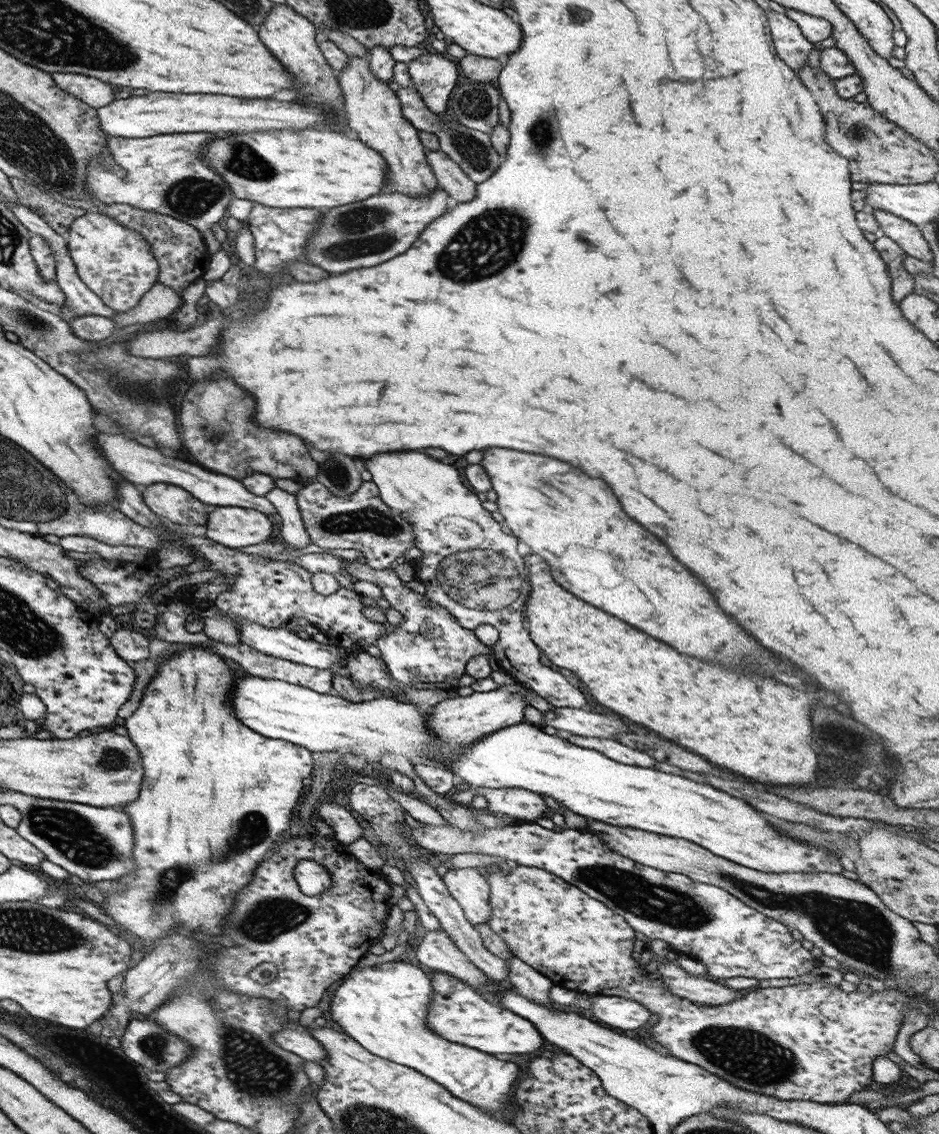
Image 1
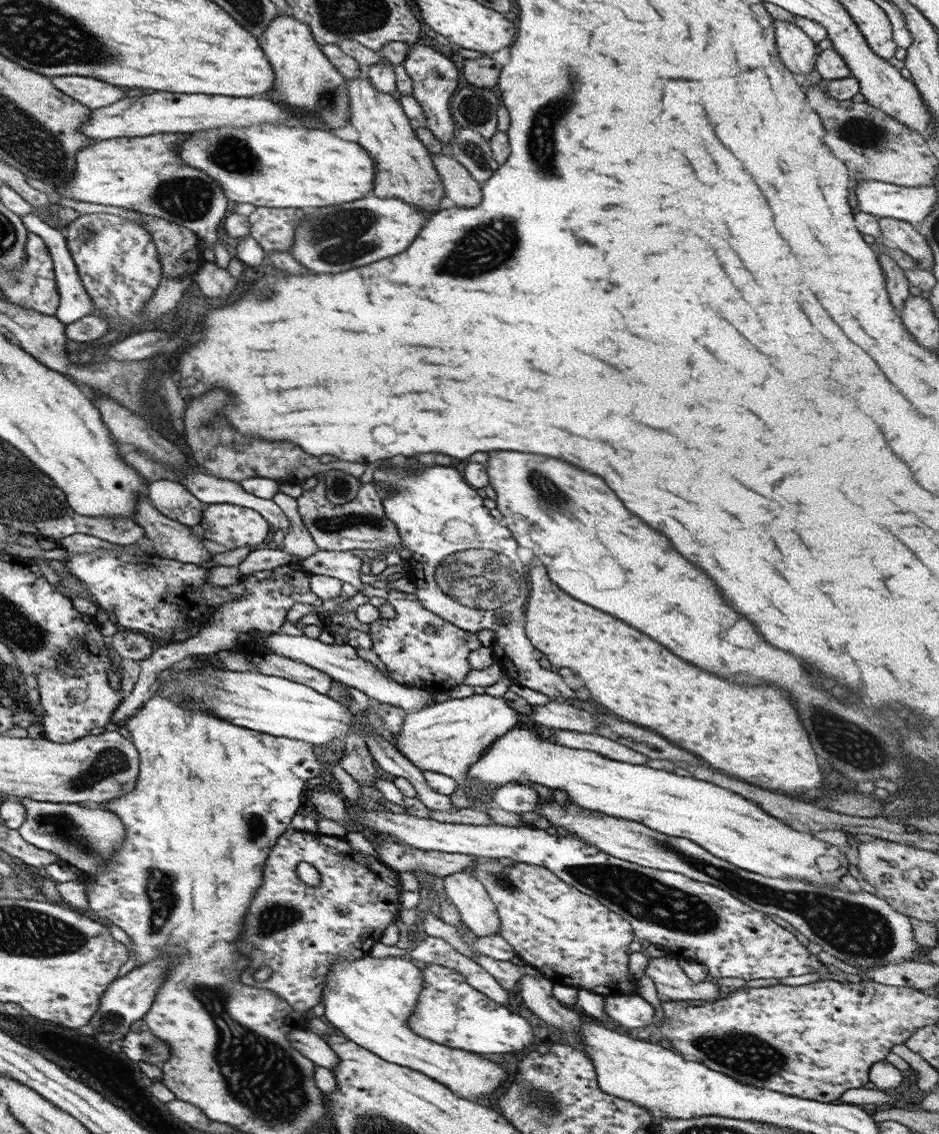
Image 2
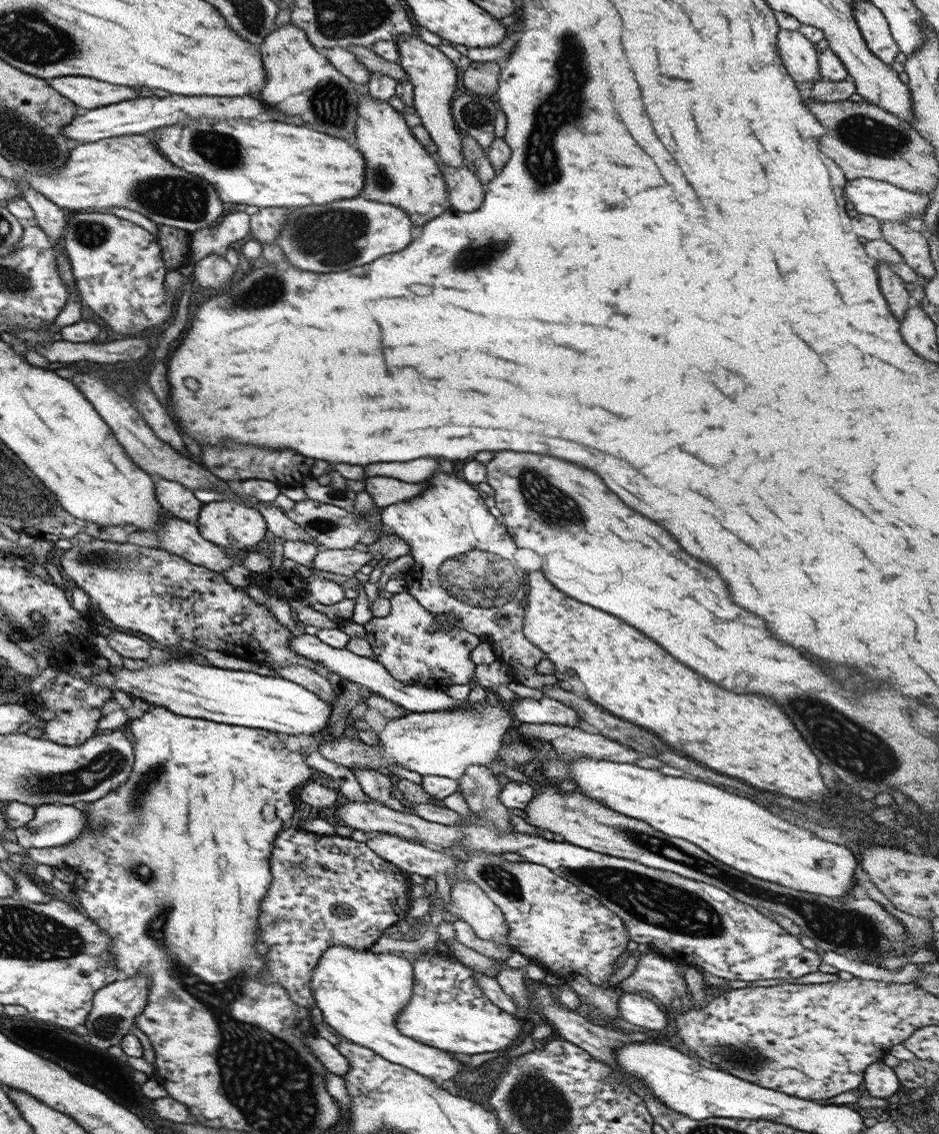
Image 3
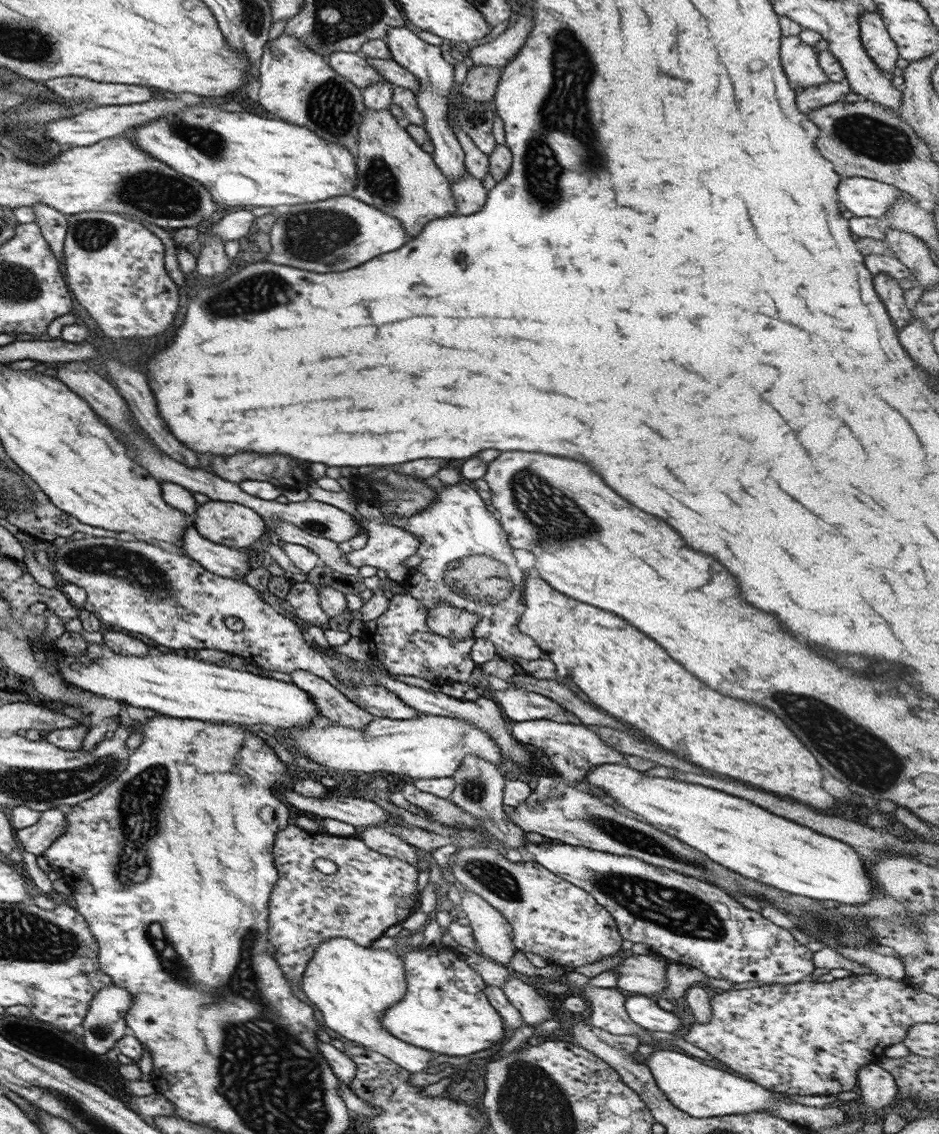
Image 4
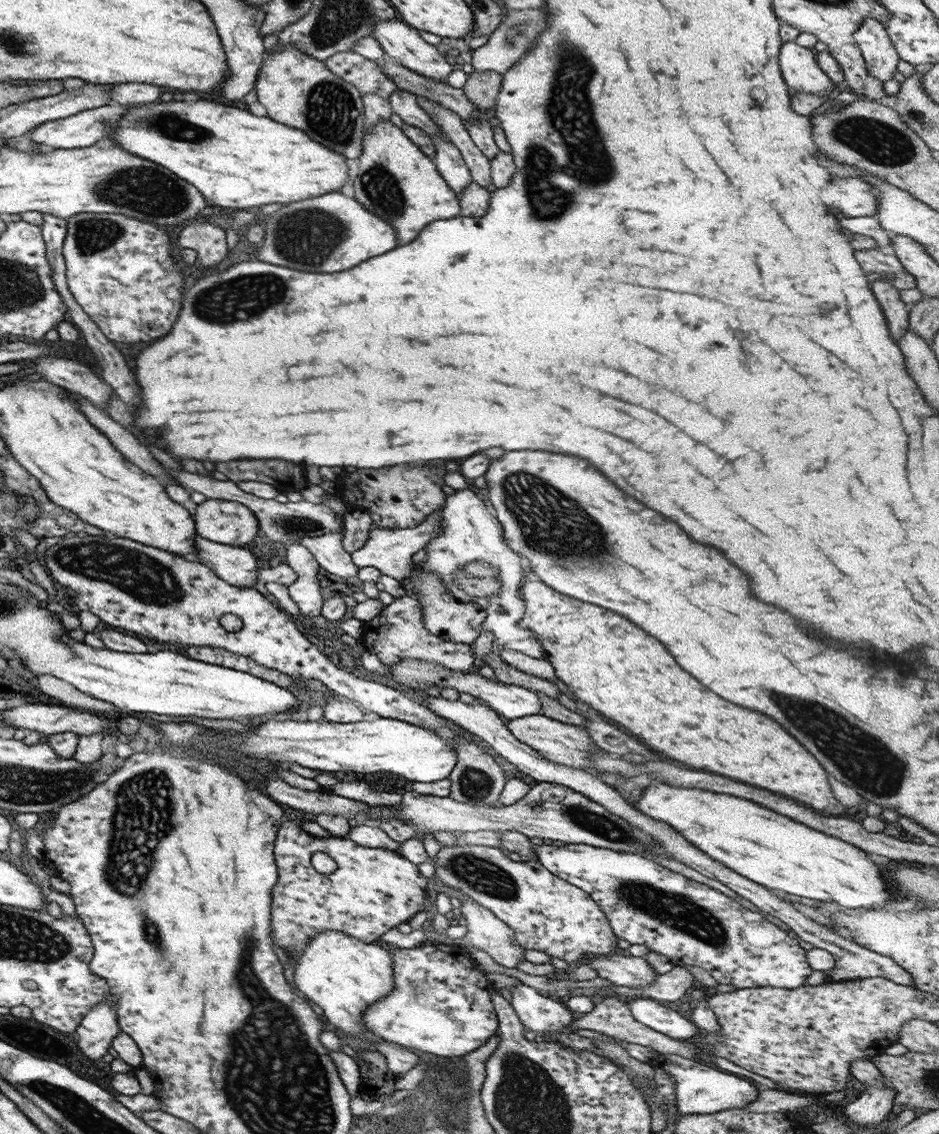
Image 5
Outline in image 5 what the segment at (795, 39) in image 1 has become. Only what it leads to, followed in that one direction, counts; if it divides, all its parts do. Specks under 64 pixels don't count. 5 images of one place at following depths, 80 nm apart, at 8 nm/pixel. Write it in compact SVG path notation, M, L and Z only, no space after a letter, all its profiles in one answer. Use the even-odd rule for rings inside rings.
M795 42L782 44L778 53L778 67L787 88L795 93L815 93L823 102L835 102L834 84L818 67L816 56L809 49L797 46Z

